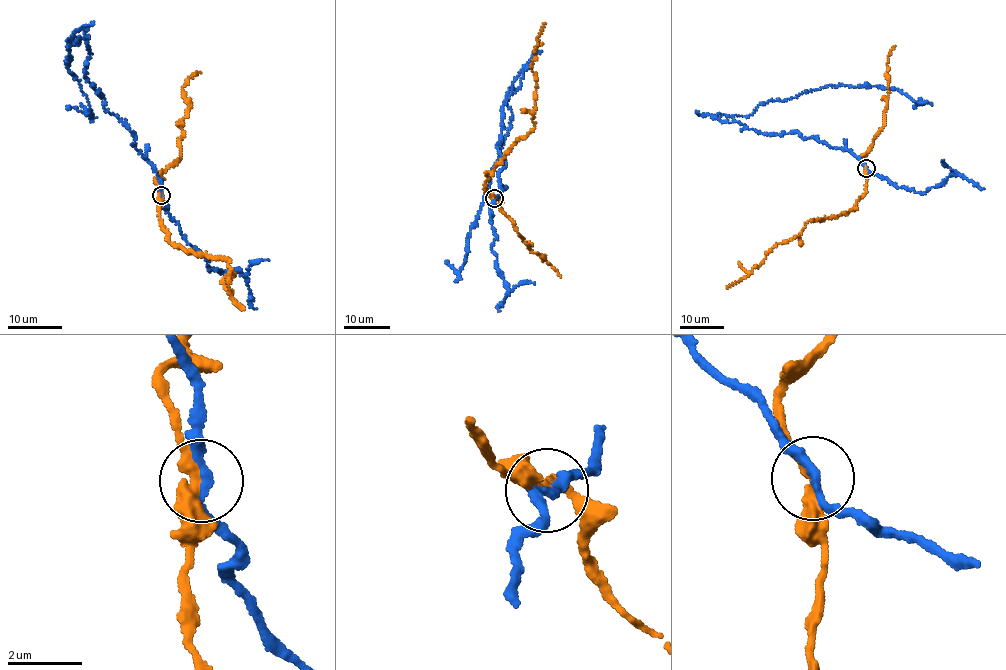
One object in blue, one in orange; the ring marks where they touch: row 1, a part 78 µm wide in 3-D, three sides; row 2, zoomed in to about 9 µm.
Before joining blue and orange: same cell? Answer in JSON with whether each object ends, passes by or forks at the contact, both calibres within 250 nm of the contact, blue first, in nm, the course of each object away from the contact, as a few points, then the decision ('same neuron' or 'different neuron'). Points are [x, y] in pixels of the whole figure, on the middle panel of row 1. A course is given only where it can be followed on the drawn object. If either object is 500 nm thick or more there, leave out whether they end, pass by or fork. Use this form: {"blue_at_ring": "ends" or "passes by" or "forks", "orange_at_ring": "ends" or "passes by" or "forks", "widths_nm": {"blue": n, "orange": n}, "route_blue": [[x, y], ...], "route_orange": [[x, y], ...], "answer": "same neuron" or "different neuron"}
{"blue_at_ring": "passes by", "orange_at_ring": "passes by", "widths_nm": {"blue": 240, "orange": 340}, "route_blue": [[495, 198], [503, 104], [528, 62], [505, 96], [510, 128], [468, 254], [458, 273], [447, 262]], "route_orange": [[495, 198], [483, 188], [485, 174], [501, 164], [519, 138], [533, 131], [536, 80], [531, 63], [545, 23]], "answer": "different neuron"}

